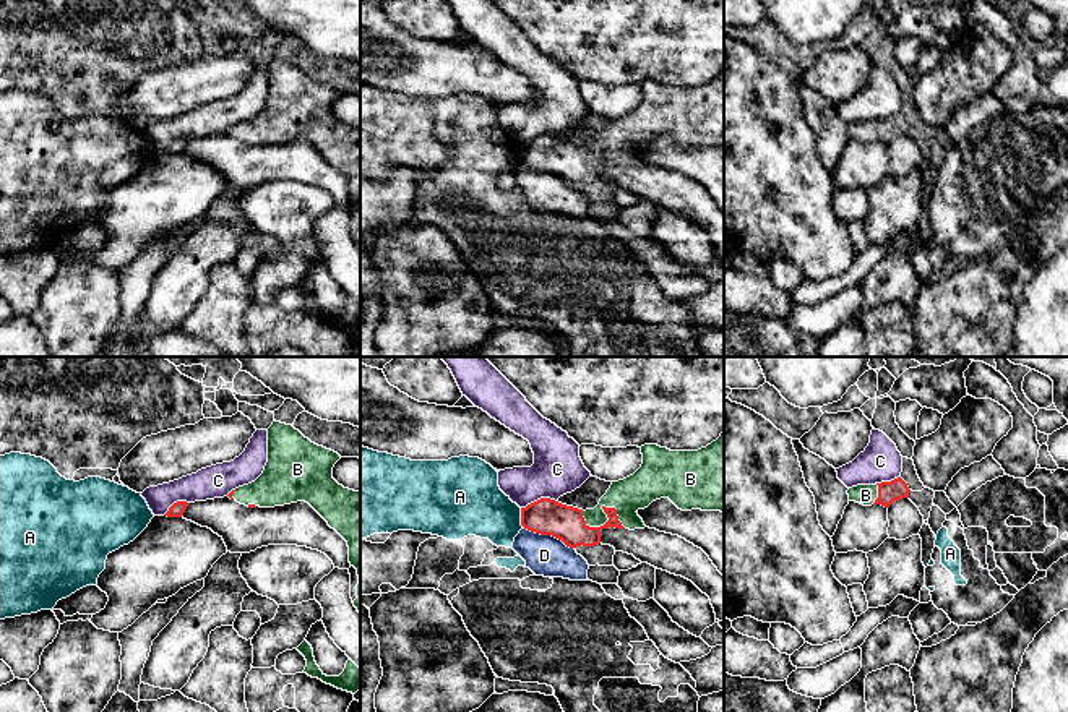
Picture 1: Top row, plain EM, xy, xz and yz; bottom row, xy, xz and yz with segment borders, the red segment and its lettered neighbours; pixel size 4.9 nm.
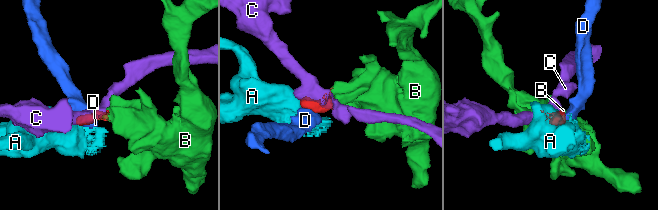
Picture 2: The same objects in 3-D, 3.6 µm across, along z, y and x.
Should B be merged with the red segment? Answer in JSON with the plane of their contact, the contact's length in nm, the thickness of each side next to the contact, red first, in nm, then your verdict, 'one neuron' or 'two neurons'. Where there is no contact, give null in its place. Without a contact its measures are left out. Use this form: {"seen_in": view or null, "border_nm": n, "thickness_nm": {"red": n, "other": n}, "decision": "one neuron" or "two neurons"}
{"seen_in": "xz", "border_nm": 240, "thickness_nm": {"red": 180, "other": 180}, "decision": "one neuron"}

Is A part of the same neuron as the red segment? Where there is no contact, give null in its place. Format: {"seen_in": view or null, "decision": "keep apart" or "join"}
{"seen_in": "xz", "decision": "keep apart"}

